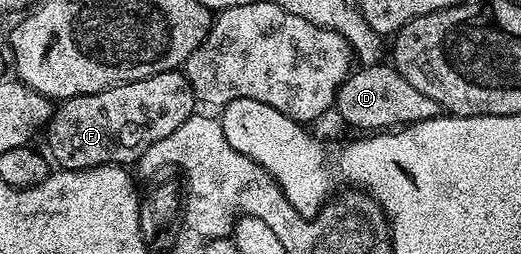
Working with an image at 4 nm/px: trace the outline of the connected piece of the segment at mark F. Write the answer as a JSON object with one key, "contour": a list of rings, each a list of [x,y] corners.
{"contour":[[[181,70],[156,73],[140,81],[105,87],[95,95],[77,95],[59,102],[44,128],[45,150],[63,171],[137,164],[148,148],[180,129],[195,111],[194,90]]]}

